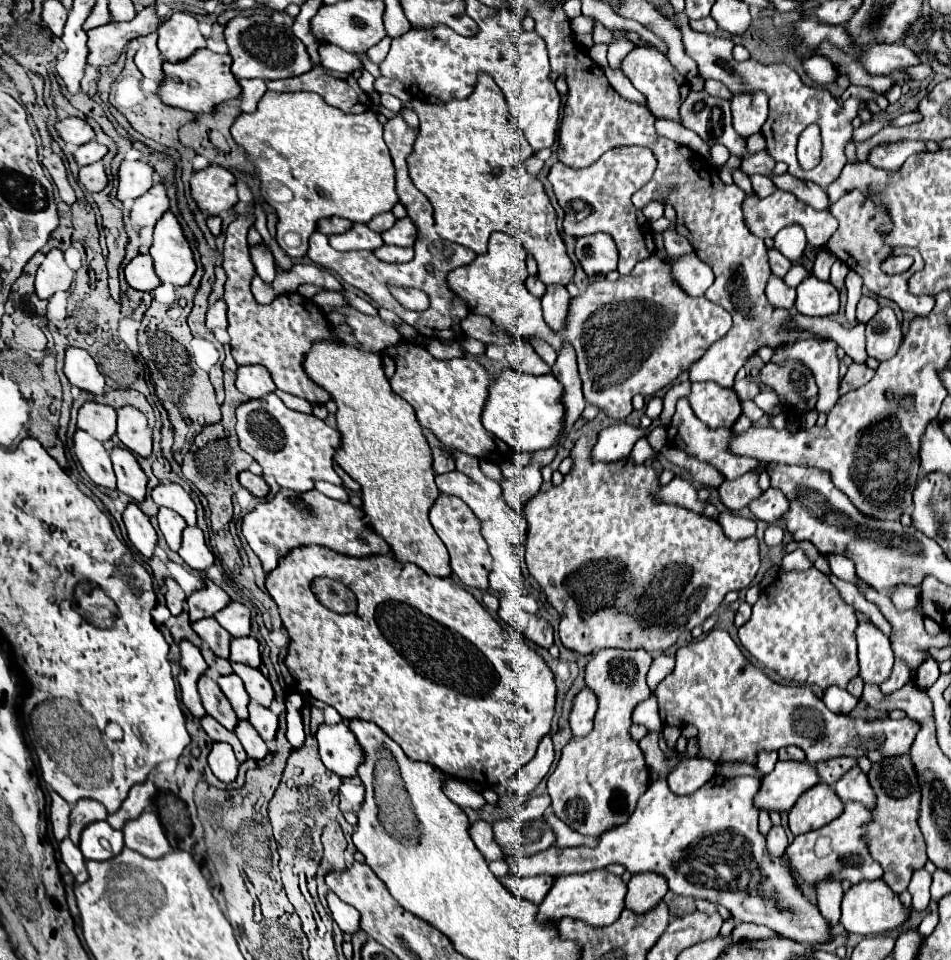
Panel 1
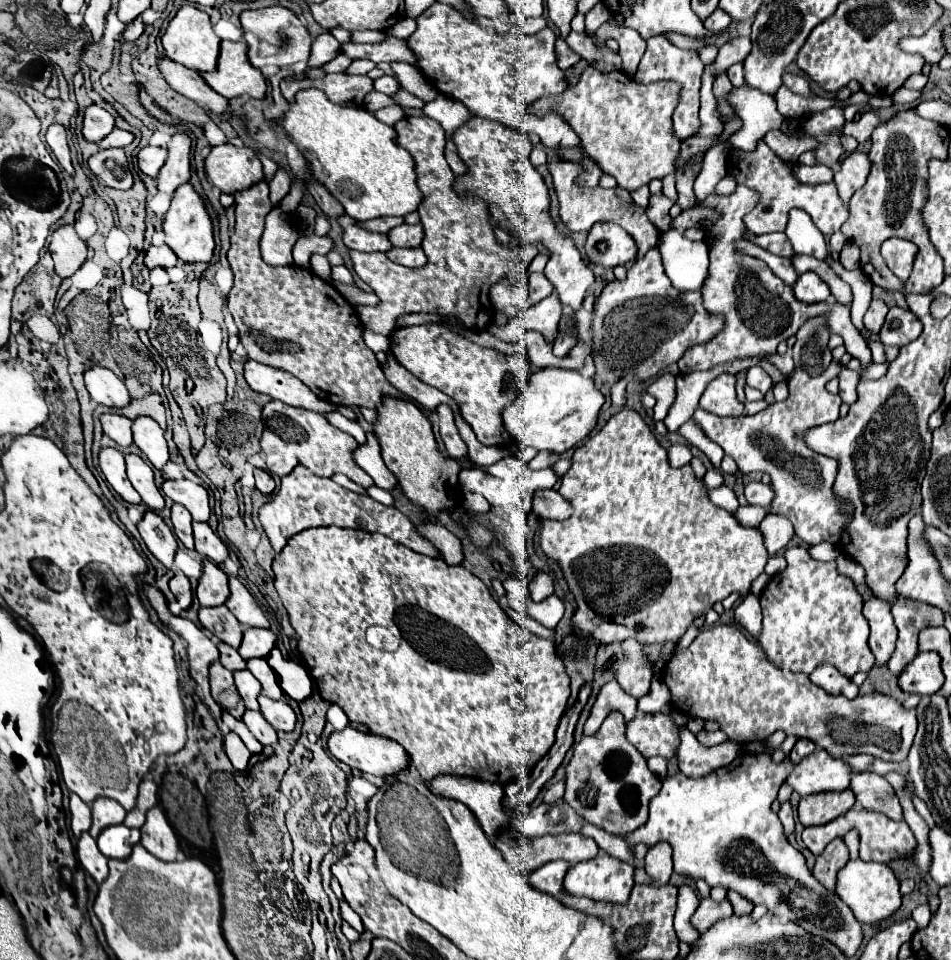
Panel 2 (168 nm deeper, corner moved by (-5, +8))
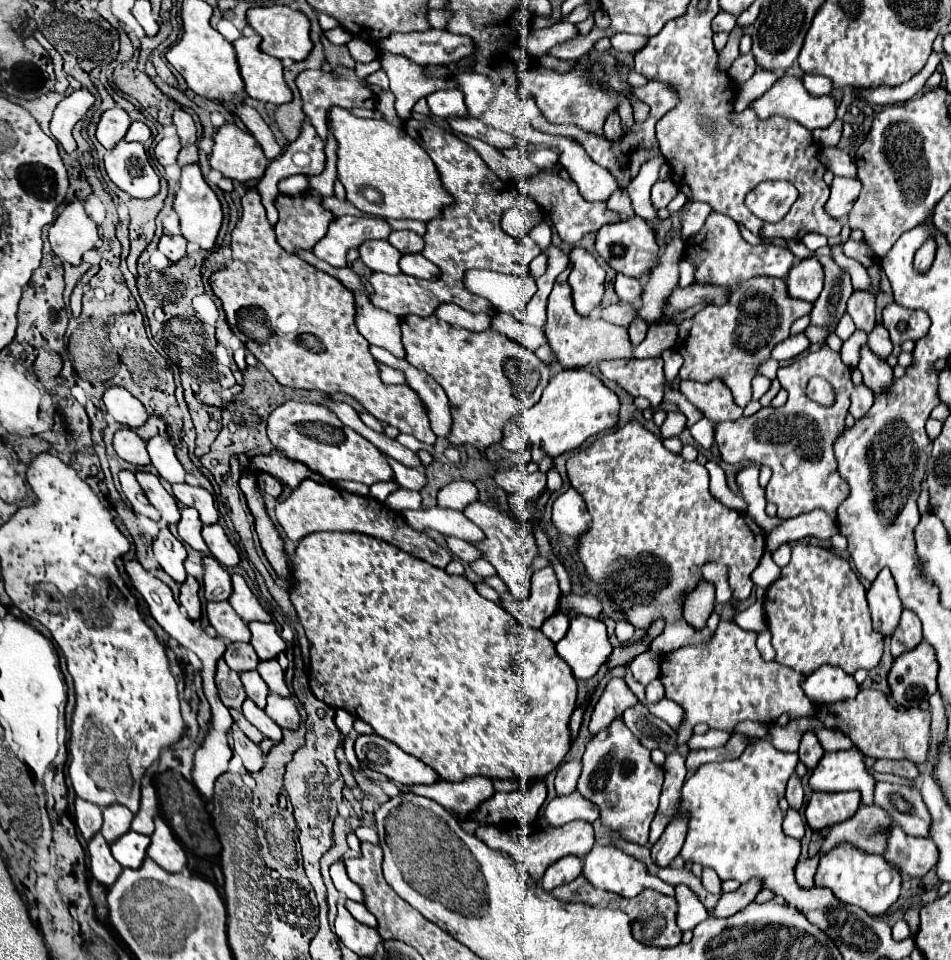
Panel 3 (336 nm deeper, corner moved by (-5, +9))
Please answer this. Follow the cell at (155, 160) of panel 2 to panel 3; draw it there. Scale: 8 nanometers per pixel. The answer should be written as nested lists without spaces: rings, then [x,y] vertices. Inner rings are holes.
[[[171,136],[171,138],[163,138],[155,150],[153,150],[153,158],[161,164],[161,166],[169,166],[175,164],[175,156],[179,154],[179,138]]]

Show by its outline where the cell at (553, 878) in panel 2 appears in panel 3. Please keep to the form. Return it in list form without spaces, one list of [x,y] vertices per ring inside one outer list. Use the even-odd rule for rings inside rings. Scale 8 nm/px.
[[[565,856],[563,860],[557,860],[555,864],[551,864],[551,868],[545,870],[545,874],[541,878],[541,888],[545,892],[551,892],[553,888],[575,880],[581,874],[581,868],[583,868],[583,864],[579,858]]]

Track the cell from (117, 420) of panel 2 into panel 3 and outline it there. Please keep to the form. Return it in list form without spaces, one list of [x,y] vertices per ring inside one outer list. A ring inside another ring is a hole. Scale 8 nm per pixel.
[[[121,428],[121,430],[115,432],[113,448],[127,462],[133,462],[137,466],[149,464],[149,454],[145,450],[145,440],[141,436],[137,436],[131,428]]]

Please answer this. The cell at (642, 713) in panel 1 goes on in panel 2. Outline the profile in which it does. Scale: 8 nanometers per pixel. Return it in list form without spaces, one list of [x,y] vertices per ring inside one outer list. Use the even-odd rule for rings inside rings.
[[[655,673],[651,679],[649,693],[639,699],[639,711],[643,711],[643,713],[669,713],[669,709],[671,709],[669,689],[663,683],[663,677]]]

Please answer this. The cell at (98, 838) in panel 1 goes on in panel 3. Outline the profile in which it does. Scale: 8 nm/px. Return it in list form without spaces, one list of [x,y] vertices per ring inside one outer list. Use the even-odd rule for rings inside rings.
[[[129,830],[111,844],[111,854],[125,868],[139,868],[145,858],[149,842],[151,842],[149,836]]]

